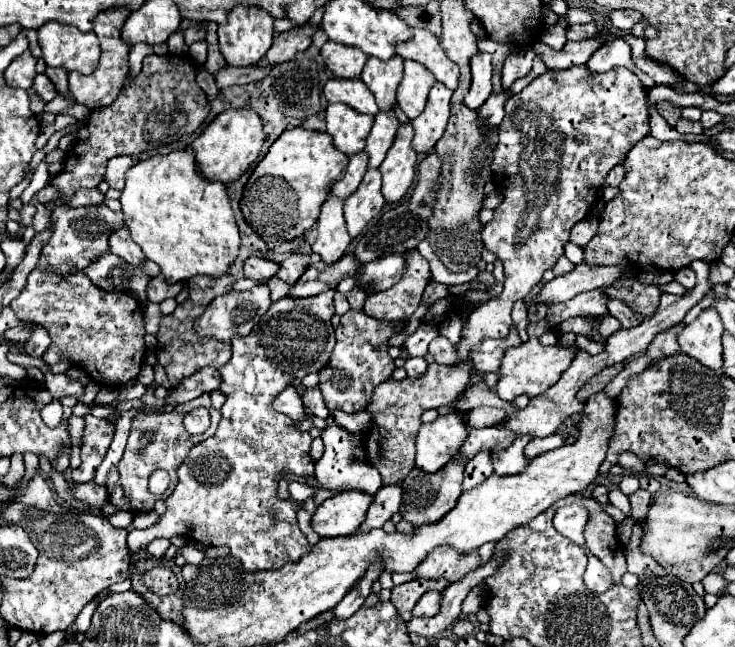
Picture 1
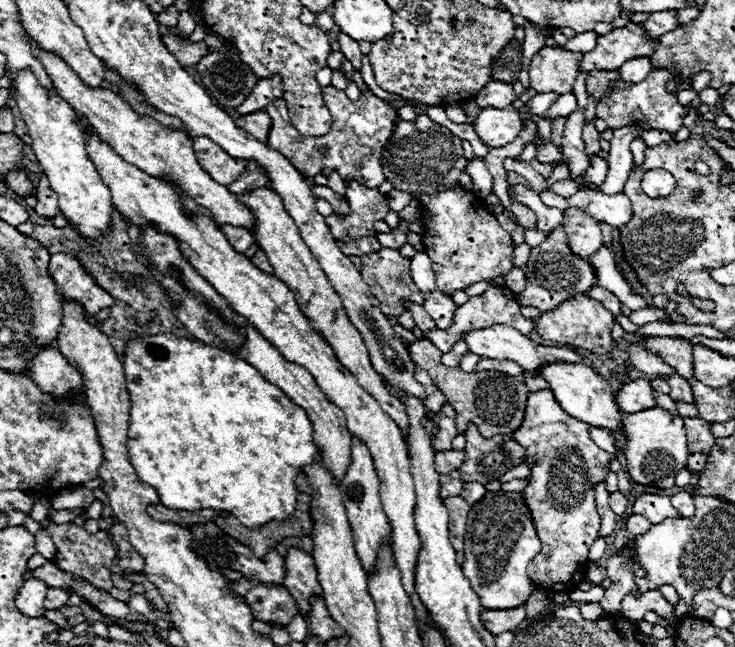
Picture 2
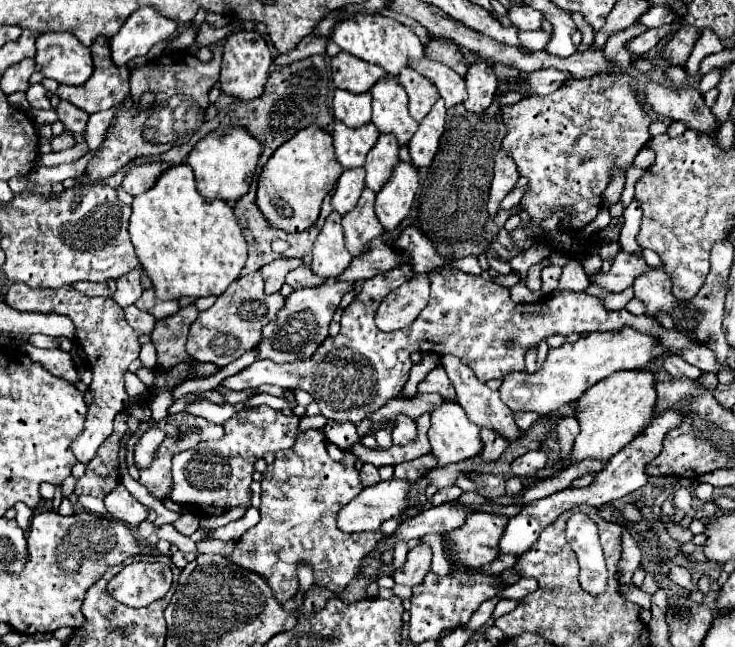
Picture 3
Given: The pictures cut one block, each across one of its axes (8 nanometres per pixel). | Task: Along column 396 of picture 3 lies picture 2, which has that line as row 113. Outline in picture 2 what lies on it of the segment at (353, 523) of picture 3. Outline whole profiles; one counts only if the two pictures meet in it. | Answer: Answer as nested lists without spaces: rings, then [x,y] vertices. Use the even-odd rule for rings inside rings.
[[[484,108],[474,122],[474,130],[488,148],[502,148],[518,138],[522,130],[520,114],[514,108]]]

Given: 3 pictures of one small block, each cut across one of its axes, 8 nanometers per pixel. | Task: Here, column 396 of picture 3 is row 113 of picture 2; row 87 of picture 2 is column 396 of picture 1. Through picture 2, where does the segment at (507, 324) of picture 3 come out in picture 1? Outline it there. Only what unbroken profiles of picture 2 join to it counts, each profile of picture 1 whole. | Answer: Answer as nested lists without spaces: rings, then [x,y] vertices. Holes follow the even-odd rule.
[[[350,310],[342,316],[342,324],[336,328],[336,346],[332,352],[332,360],[328,362],[328,368],[320,370],[318,384],[330,410],[338,408],[344,412],[358,412],[366,408],[374,388],[392,376],[394,360],[388,356],[386,348],[390,336],[400,330],[404,330],[404,326],[380,322],[376,318],[370,318],[362,310]]]

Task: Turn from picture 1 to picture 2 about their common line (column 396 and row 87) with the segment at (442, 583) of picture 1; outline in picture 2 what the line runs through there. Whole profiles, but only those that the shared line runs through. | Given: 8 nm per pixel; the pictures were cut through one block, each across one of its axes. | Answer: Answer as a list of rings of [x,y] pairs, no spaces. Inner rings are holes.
[[[618,70],[616,72],[588,72],[586,90],[596,102],[600,102],[600,100],[604,100],[610,84],[616,82],[616,80],[620,80]]]

